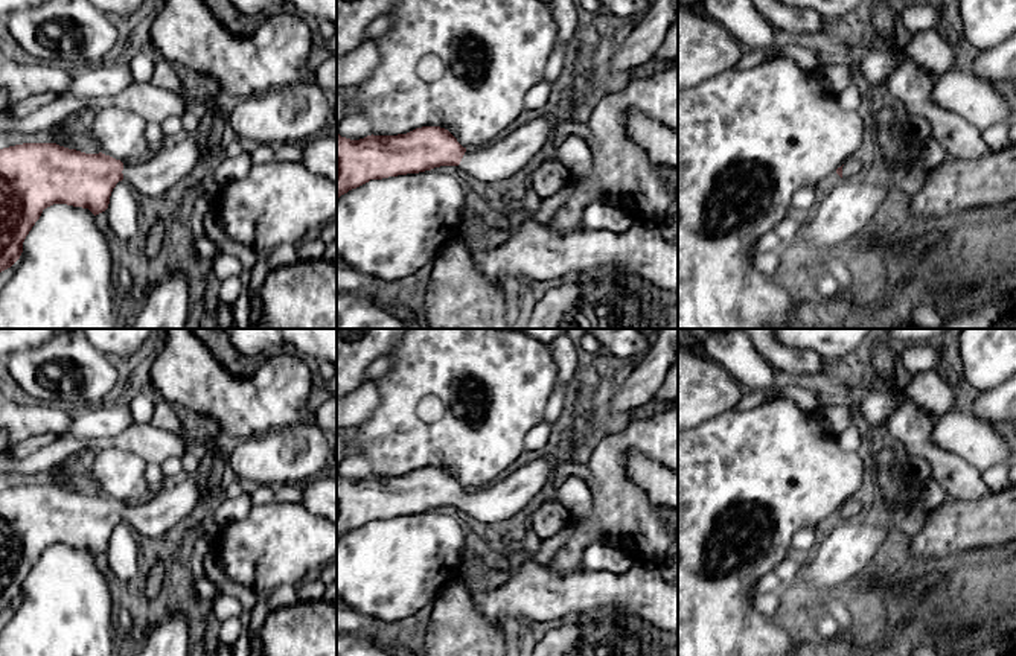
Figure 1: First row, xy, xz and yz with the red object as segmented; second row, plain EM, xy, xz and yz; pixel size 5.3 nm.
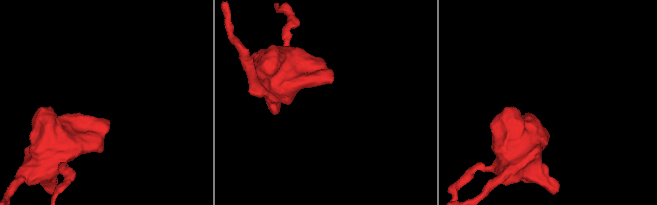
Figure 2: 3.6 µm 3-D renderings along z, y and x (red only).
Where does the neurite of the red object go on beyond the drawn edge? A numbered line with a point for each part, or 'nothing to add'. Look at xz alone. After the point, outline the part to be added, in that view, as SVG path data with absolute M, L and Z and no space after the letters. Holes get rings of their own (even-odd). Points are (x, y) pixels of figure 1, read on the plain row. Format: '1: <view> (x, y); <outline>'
1: xz (503, 498); M567 444L559 455L535 460L483 489L466 490L458 508L483 524L524 513L535 495L551 484L556 467L565 460L571 460Z

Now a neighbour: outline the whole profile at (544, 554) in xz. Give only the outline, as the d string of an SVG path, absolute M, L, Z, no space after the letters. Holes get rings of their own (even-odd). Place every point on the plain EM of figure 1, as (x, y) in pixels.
M567 525L556 536L541 540L541 545L538 549L513 559L513 565L509 574L515 574L516 569L526 560L532 560L538 565L548 566L554 559L554 554L558 553L558 549L570 539L570 536L571 536L571 527Z

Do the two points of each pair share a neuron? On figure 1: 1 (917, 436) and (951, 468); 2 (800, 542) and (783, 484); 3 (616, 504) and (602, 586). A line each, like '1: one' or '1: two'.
1: one
2: two
3: two

